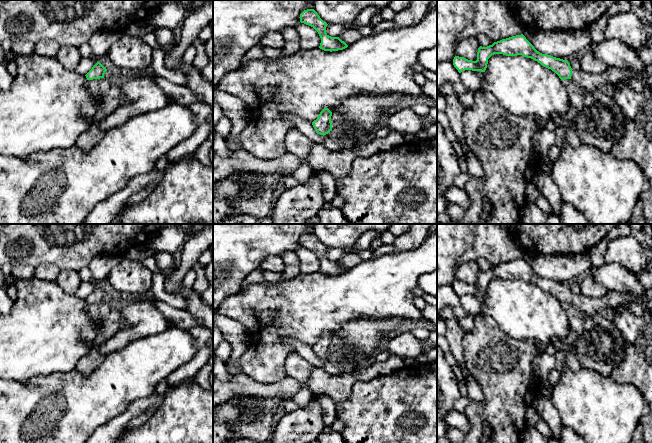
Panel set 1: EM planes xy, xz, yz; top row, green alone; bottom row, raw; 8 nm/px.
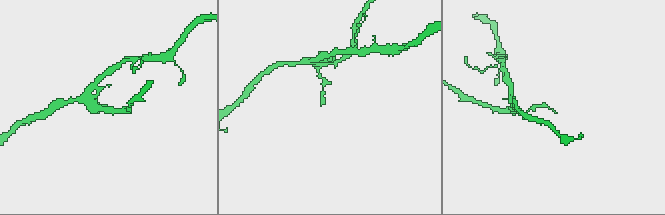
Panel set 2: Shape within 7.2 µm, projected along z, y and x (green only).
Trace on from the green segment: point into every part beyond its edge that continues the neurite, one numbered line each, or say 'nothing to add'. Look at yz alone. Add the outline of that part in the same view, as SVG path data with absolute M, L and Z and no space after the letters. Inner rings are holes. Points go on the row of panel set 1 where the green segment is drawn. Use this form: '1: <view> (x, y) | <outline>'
1: yz (588, 82) | M652 64L644 71L637 72L632 70L621 69L618 67L607 67L607 69L598 75L587 73L583 70L572 70L571 79L578 84L586 93L601 90L604 86L613 85L622 79L632 79L639 77L647 79L652 75Z

